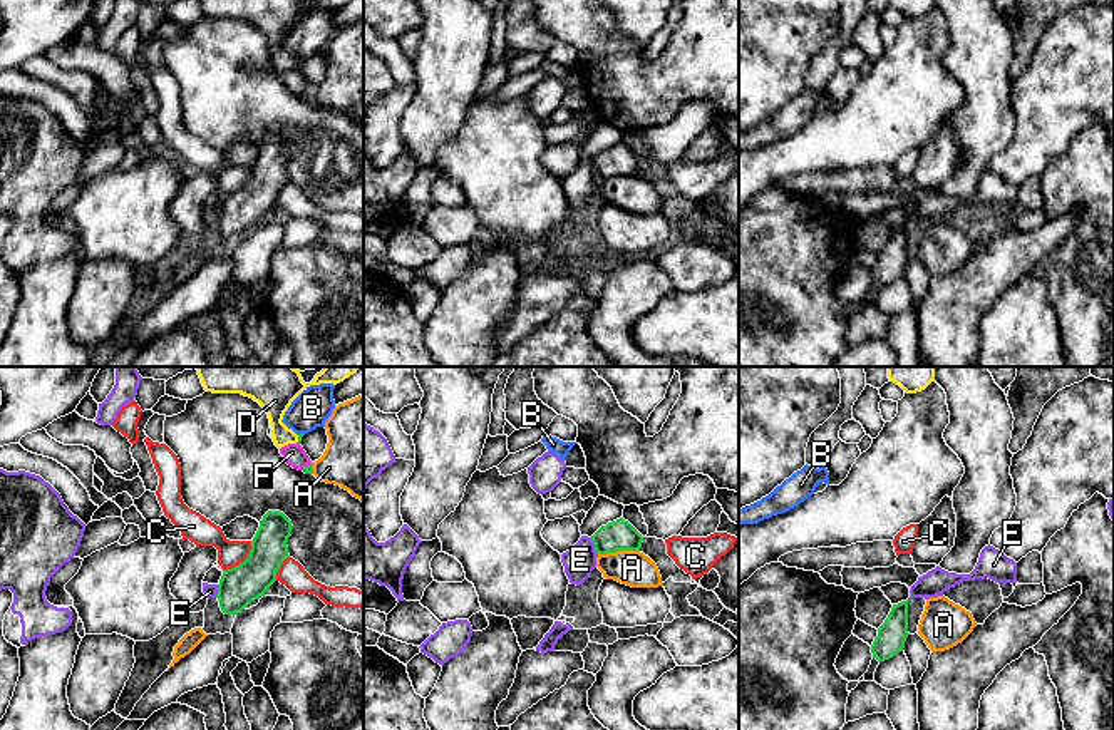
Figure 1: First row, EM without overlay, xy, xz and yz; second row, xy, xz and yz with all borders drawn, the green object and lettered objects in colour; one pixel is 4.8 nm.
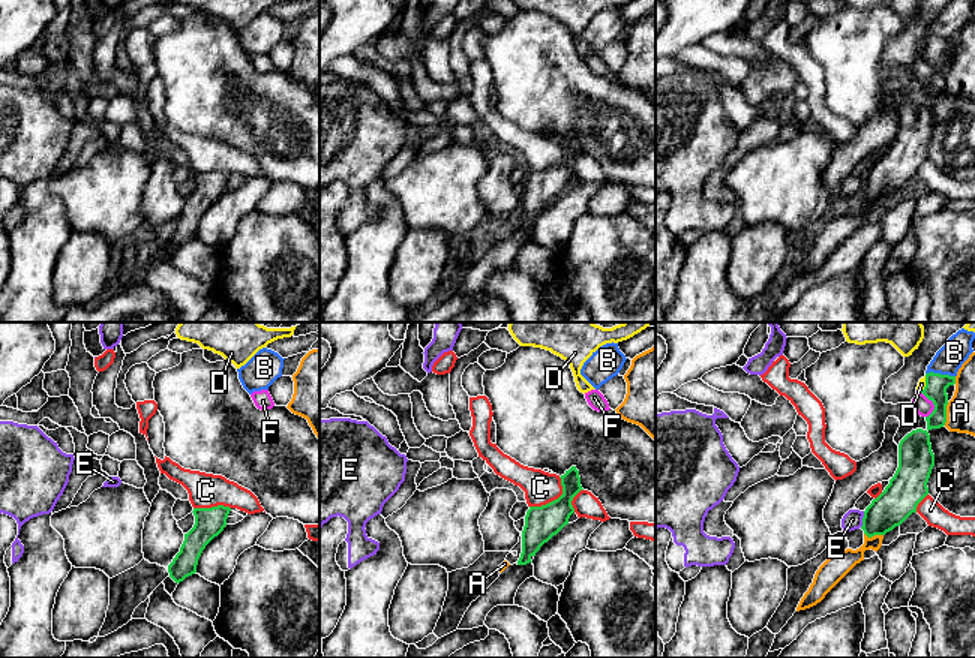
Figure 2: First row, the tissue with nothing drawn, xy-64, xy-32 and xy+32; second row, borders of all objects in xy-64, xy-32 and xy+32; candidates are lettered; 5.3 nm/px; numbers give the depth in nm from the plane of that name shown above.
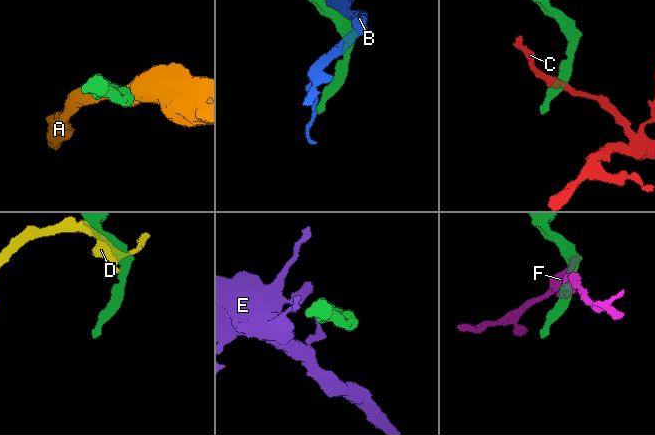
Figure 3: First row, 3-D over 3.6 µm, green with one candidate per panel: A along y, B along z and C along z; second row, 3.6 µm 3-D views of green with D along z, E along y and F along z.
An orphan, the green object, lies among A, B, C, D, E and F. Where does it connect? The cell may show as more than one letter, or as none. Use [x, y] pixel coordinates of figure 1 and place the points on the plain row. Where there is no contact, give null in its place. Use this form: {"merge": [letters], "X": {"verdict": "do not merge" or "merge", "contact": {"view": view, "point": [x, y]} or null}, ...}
{"merge": [], "A": {"verdict": "do not merge", "contact": {"view": "xz", "point": [618, 174]}}, "B": {"verdict": "do not merge", "contact": {"view": "xy", "point": [300, 59]}}, "C": {"verdict": "do not merge", "contact": {"view": "xy", "point": [243, 186]}}, "D": {"verdict": "do not merge", "contact": {"view": "xy", "point": [299, 64]}}, "E": {"verdict": "do not merge", "contact": {"view": "xz", "point": [595, 171]}}, "F": {"verdict": "do not merge", "contact": {"view": "xy", "point": [307, 91]}}}

